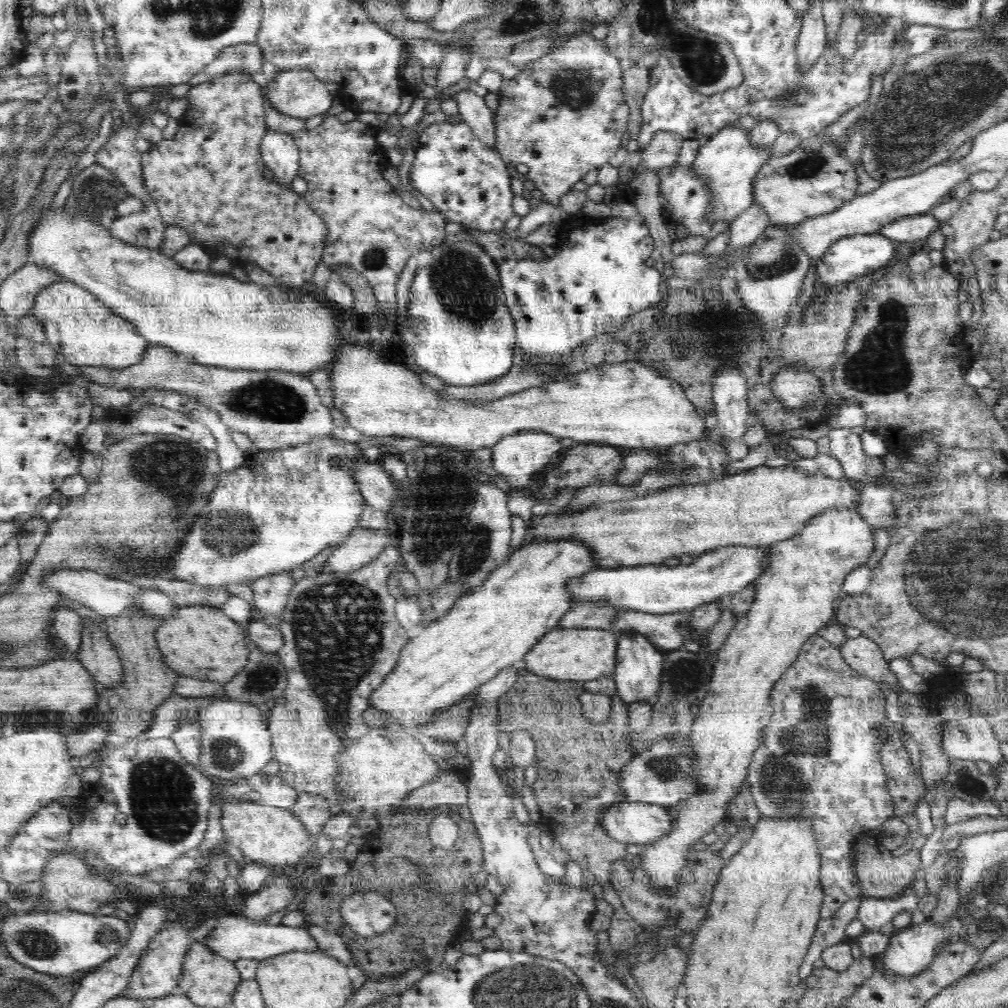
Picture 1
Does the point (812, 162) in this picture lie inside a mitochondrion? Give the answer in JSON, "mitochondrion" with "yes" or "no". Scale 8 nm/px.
{"mitochondrion":"yes"}

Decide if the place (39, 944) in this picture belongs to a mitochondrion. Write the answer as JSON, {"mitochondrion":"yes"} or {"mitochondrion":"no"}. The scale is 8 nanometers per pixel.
{"mitochondrion":"yes"}

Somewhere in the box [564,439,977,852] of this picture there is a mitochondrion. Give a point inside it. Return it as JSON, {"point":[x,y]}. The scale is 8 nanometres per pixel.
{"point":[810,736]}

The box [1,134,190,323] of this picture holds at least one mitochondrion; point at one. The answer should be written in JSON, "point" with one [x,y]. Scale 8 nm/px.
{"point":[93,195]}

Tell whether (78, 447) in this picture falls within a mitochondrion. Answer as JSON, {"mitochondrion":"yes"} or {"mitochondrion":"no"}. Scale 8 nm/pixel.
{"mitochondrion":"no"}

